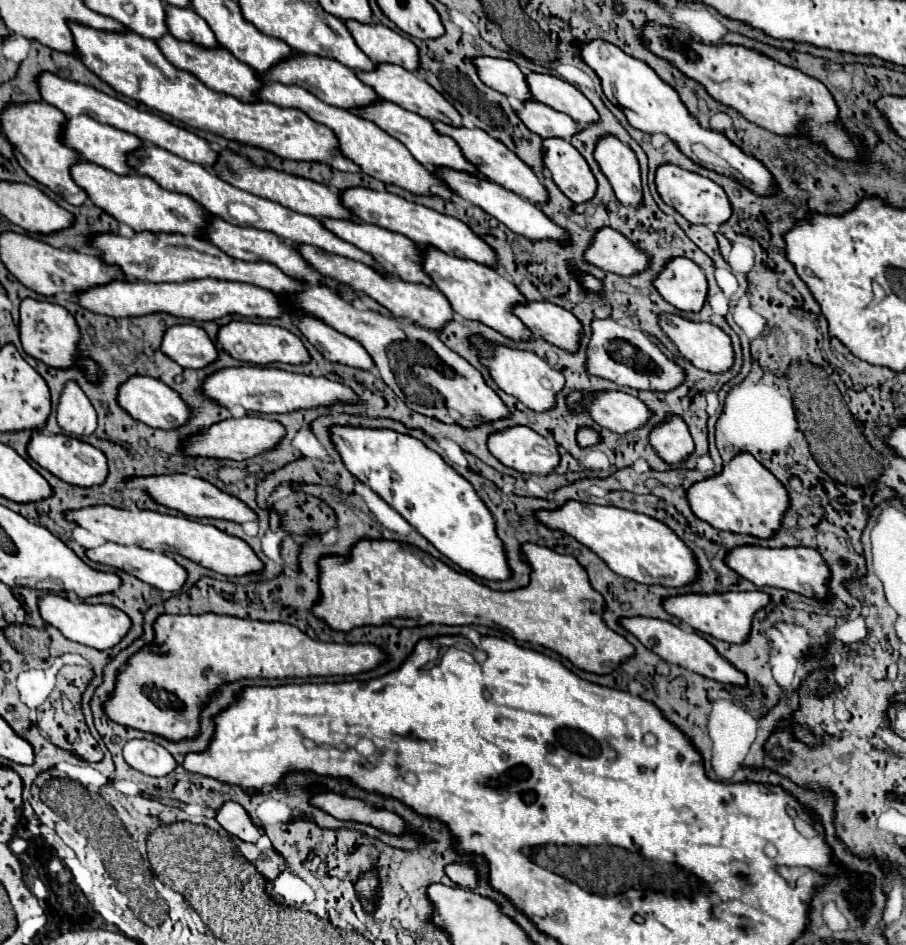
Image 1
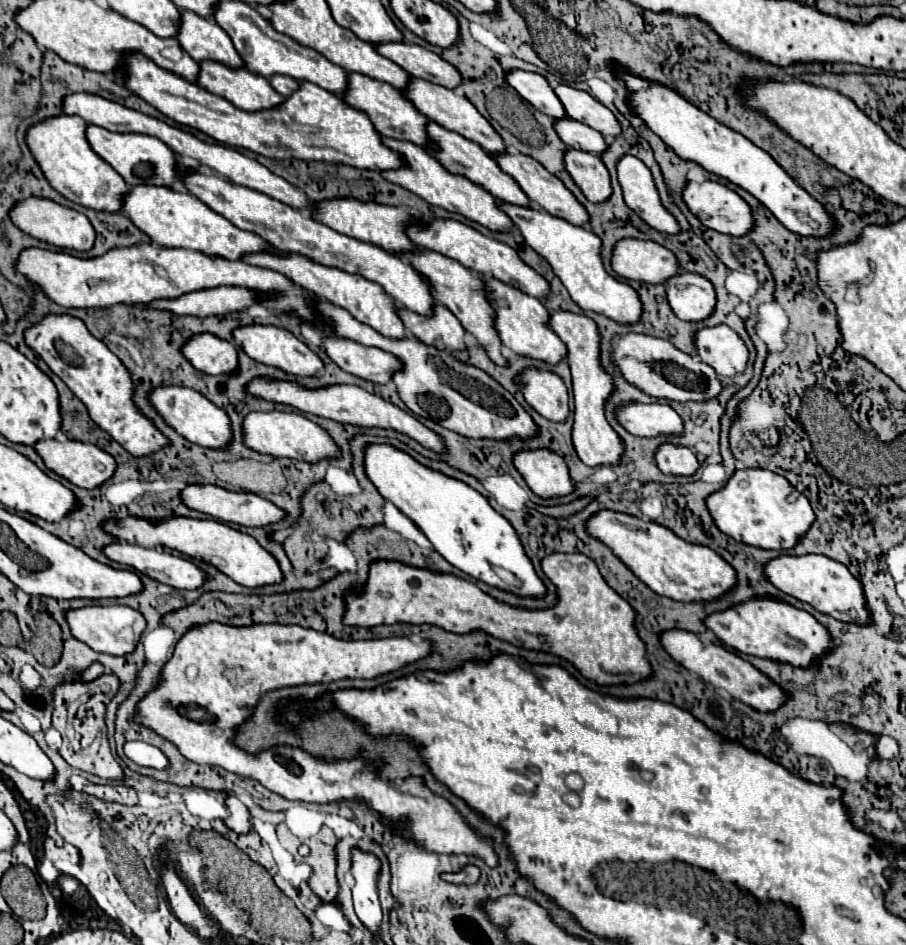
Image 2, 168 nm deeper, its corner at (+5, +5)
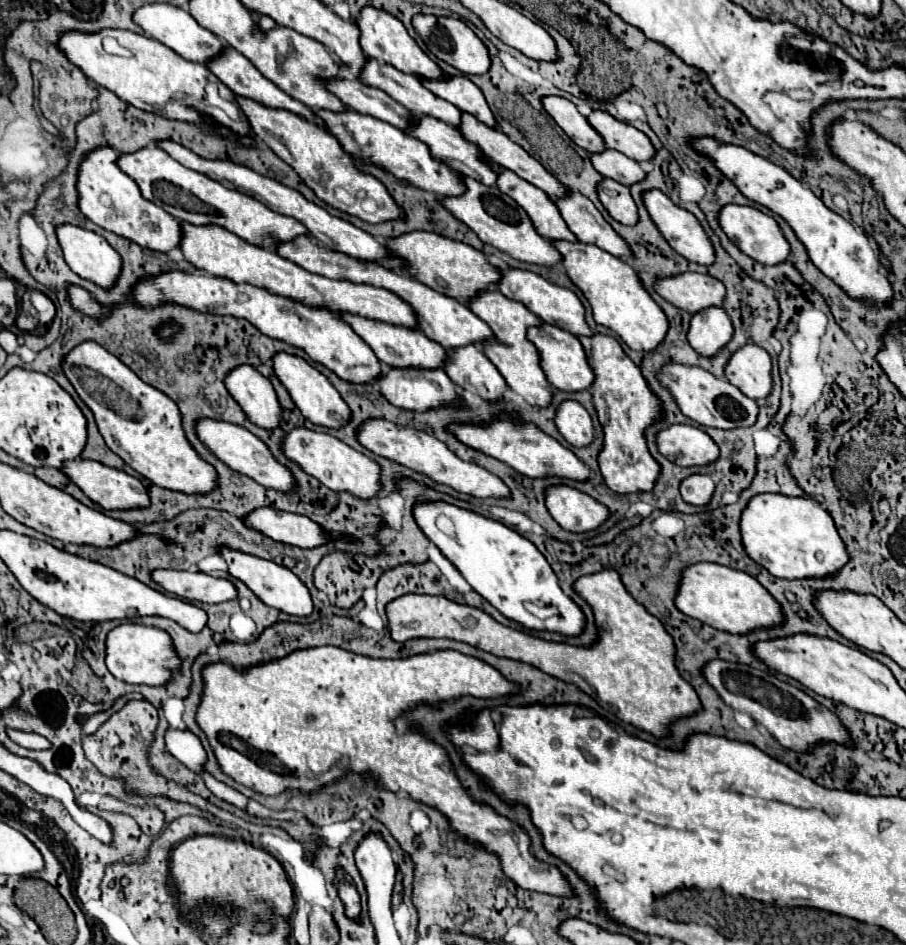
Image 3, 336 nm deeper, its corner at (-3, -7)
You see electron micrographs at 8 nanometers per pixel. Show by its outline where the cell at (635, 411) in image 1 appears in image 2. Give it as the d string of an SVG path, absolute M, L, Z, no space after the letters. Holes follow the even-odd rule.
M625 403L615 409L615 419L639 437L657 437L683 431L681 417L667 403Z

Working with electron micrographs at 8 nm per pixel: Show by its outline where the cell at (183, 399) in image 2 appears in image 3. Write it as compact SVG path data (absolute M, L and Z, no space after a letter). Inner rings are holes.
M201 419L197 423L197 433L199 433L201 441L233 471L243 473L243 475L255 479L259 485L281 491L281 493L291 493L297 489L297 481L295 481L293 473L285 465L281 465L271 455L269 447L259 437L255 437L251 431L247 431L245 427L235 427L233 423L219 423L213 419Z

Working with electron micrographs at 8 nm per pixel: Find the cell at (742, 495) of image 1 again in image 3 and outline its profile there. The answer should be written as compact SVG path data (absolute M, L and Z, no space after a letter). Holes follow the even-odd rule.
M763 493L749 501L741 515L741 537L747 555L779 579L829 577L849 563L849 553L833 517L813 499Z

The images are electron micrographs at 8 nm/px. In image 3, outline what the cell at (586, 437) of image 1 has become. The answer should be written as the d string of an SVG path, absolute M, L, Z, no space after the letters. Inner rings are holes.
M593 335L579 339L595 369L595 383L591 387L593 403L599 421L605 431L605 447L599 455L599 467L609 489L615 493L639 493L653 491L655 481L661 473L661 465L651 457L647 449L645 431L657 421L665 419L665 409L661 399L649 389L641 369L625 355L623 347L607 335Z

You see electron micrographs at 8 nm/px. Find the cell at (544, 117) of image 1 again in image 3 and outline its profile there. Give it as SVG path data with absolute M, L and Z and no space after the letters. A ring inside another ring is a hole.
M603 151L599 155L591 155L591 163L603 177L615 179L625 187L631 187L647 177L639 163L627 159L625 155L619 155L619 151Z

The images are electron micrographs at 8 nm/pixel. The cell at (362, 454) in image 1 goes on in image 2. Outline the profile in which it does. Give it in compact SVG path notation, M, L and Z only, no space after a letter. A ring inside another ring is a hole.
M369 443L365 447L365 473L381 497L405 513L425 533L435 551L441 553L453 567L479 581L485 581L487 585L517 595L545 595L543 581L537 577L529 557L525 555L515 529L487 503L479 491L459 479L421 465L409 453L399 451L387 443ZM499 569L511 571L521 581L521 585L507 585L497 575Z

